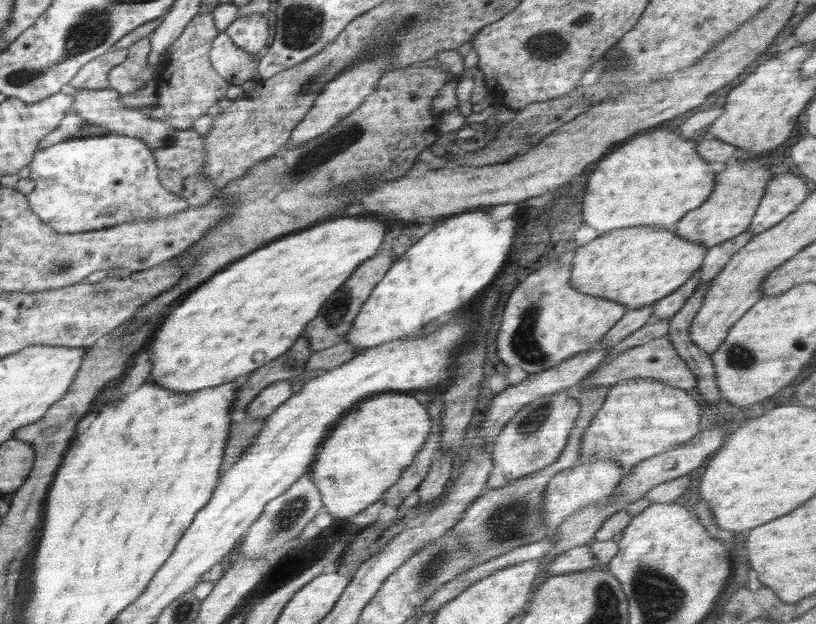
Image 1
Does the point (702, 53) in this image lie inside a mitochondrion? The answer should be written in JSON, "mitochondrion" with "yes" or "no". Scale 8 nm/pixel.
{"mitochondrion":"no"}

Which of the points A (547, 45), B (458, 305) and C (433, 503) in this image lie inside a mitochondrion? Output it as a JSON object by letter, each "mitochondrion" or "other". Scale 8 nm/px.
{"A":"mitochondrion","B":"other","C":"other"}

